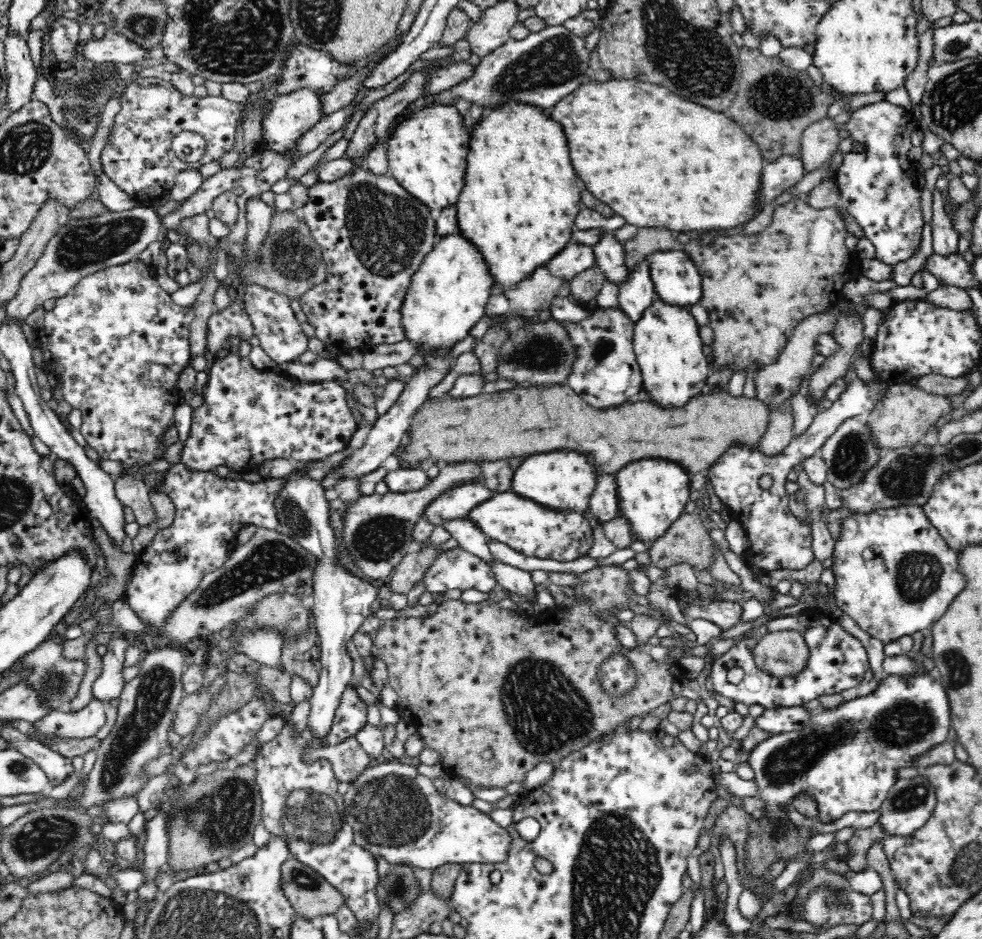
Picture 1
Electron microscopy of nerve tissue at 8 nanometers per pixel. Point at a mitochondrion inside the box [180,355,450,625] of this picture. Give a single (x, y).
(272, 560)

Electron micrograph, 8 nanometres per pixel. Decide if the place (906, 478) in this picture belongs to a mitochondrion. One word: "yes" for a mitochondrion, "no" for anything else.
yes

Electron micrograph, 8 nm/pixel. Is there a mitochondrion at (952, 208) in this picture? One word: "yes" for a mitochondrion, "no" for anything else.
no

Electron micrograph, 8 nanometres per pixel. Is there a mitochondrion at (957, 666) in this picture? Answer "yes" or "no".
yes

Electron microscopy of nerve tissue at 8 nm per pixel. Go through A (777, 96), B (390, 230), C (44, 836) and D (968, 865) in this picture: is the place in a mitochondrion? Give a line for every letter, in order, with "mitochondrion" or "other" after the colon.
A: mitochondrion
B: mitochondrion
C: mitochondrion
D: mitochondrion

